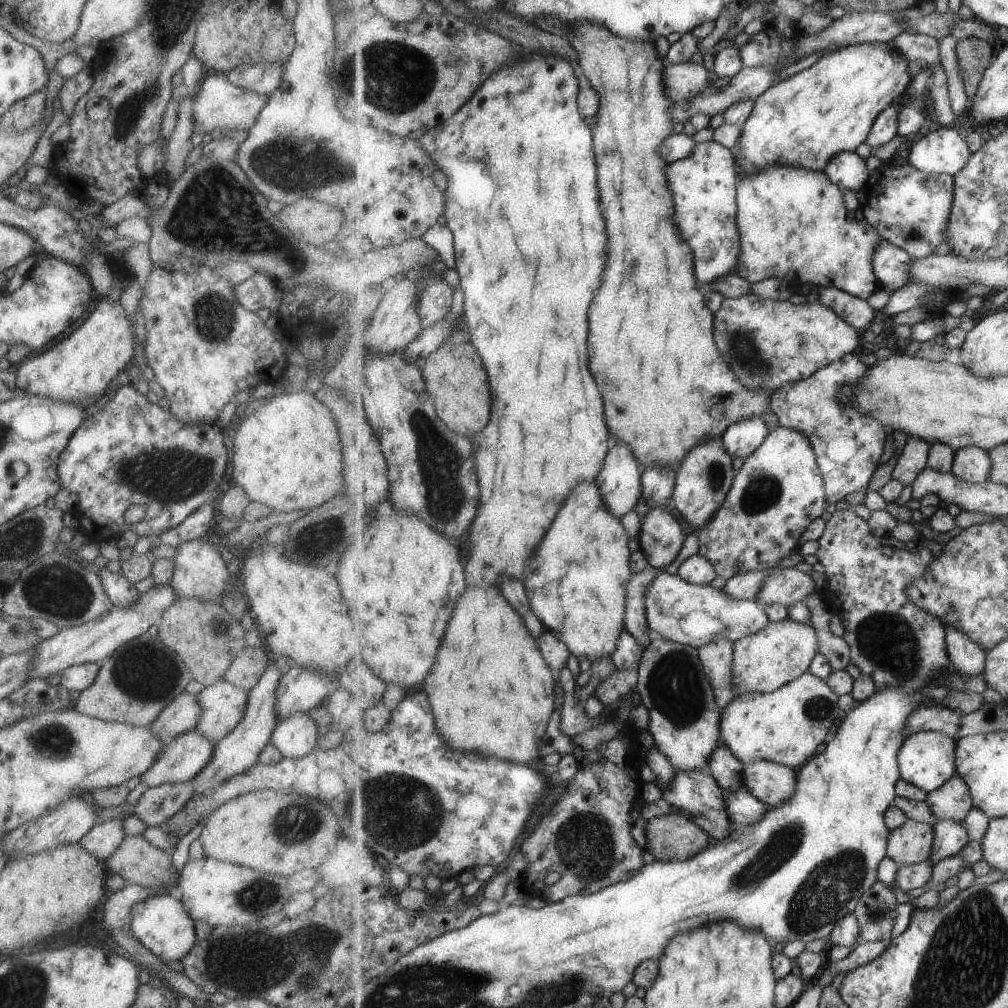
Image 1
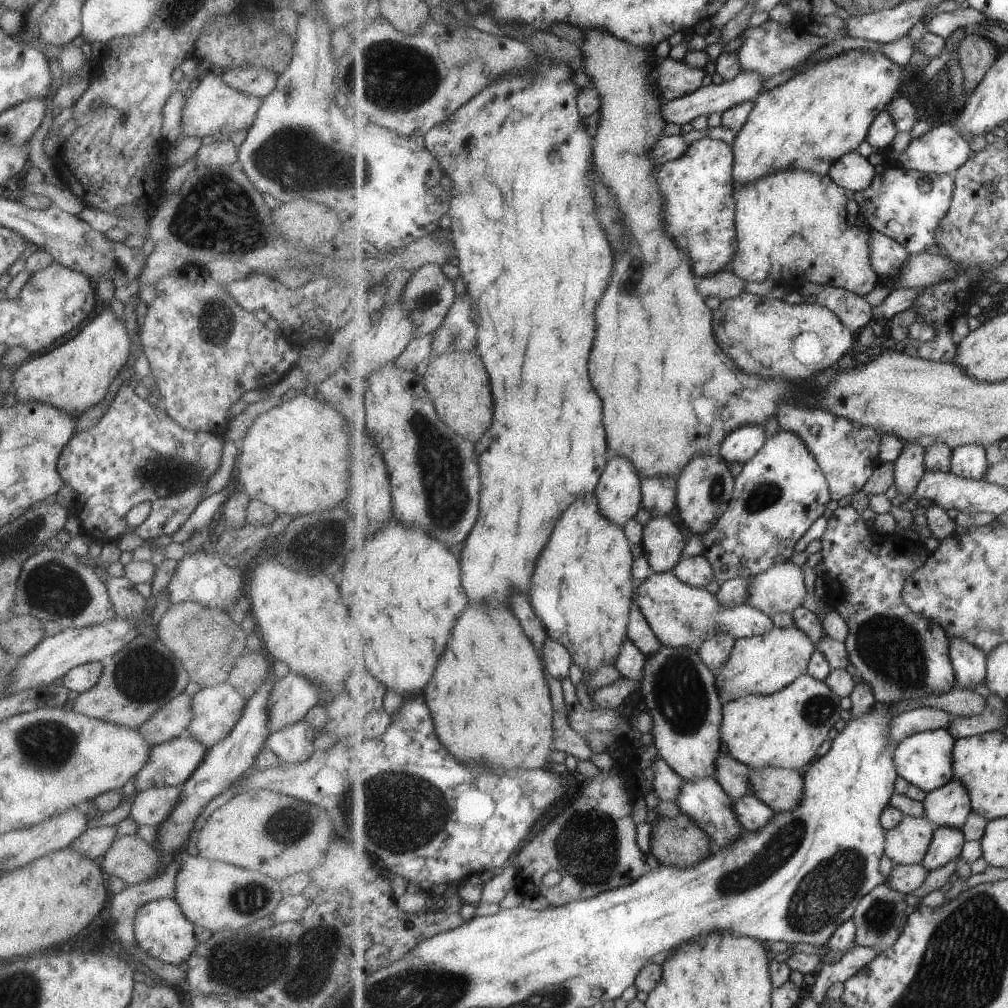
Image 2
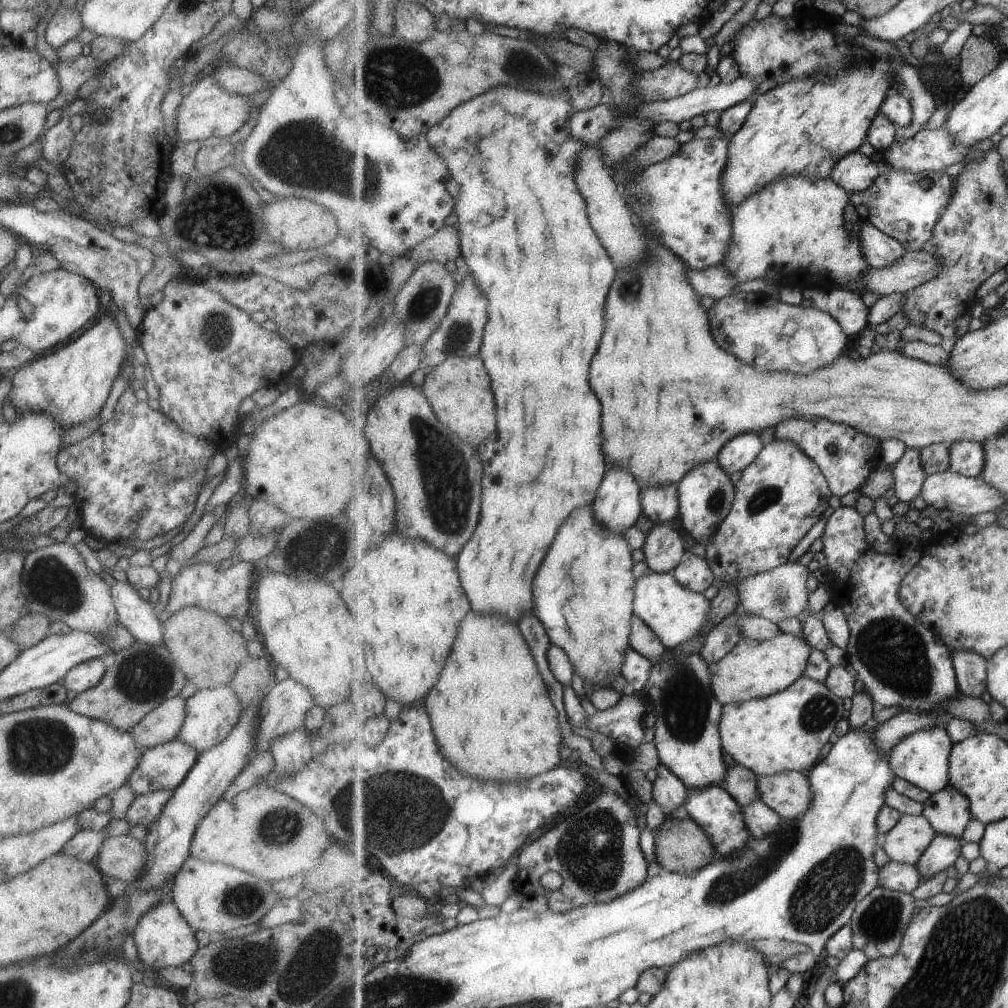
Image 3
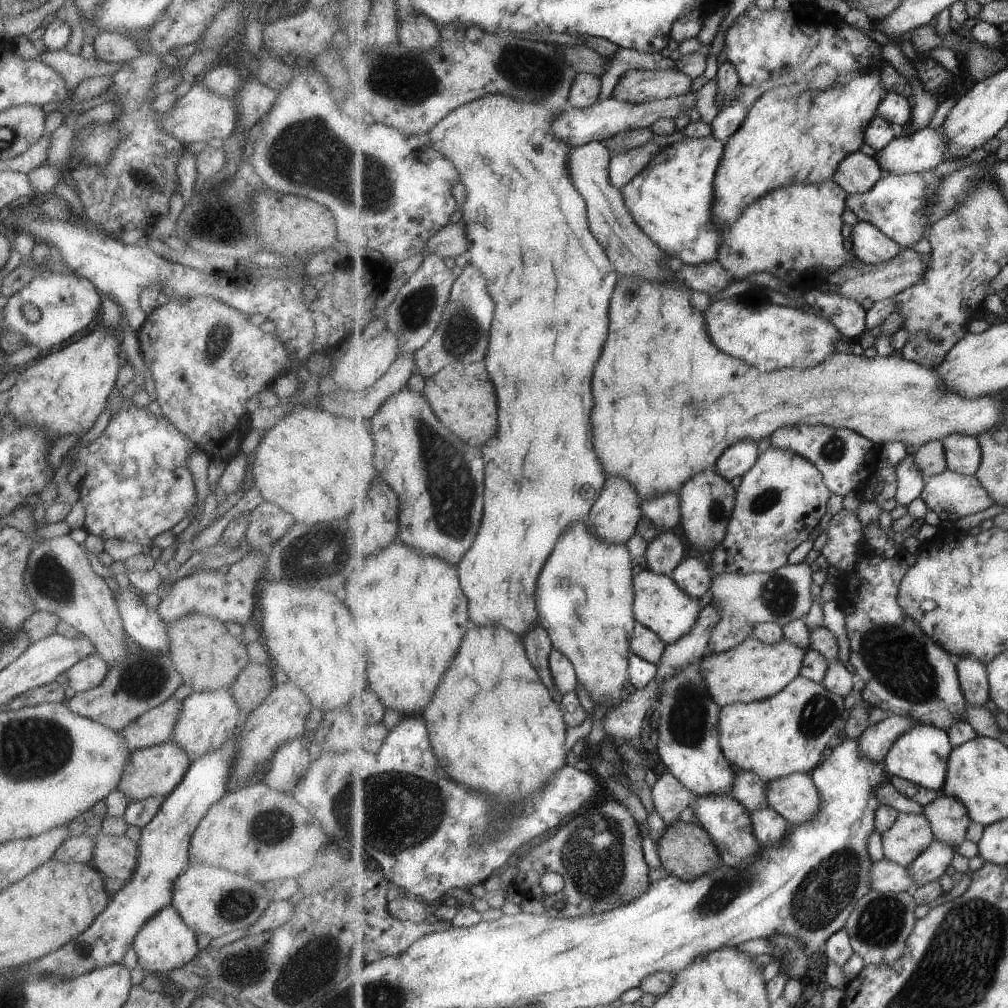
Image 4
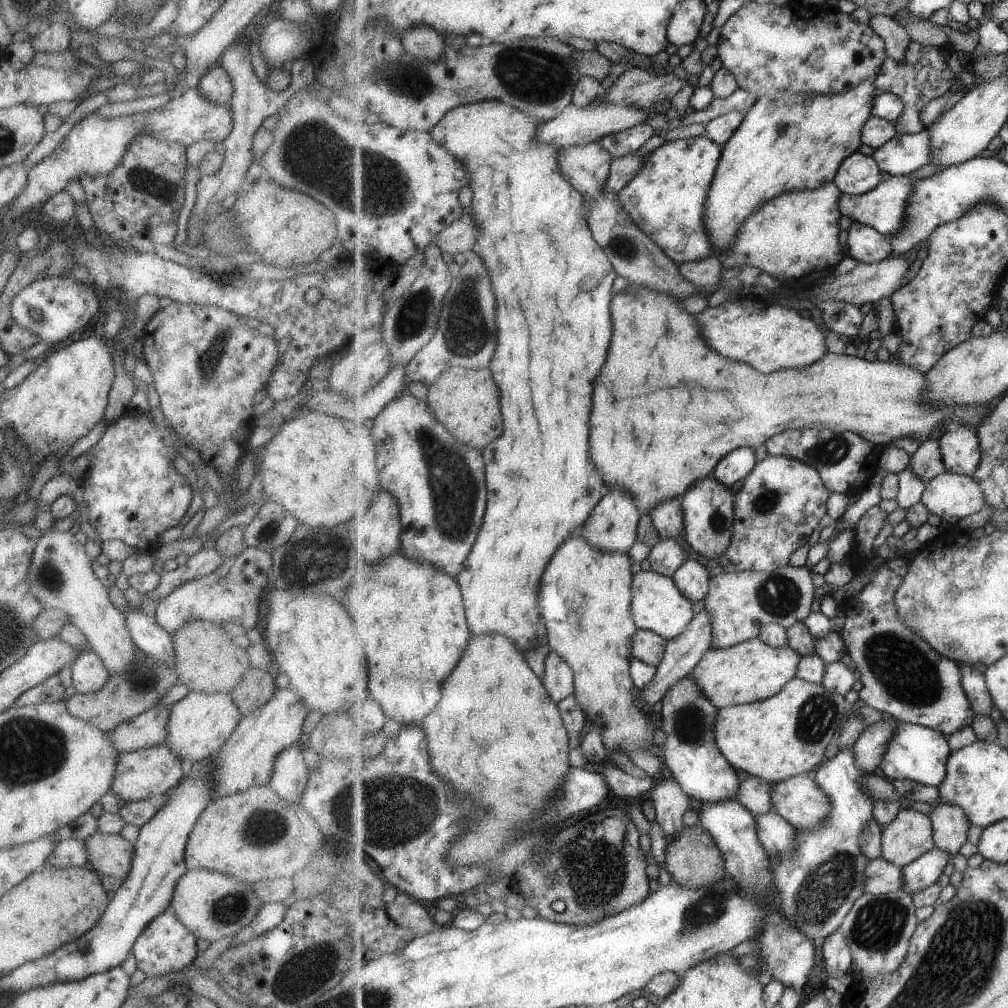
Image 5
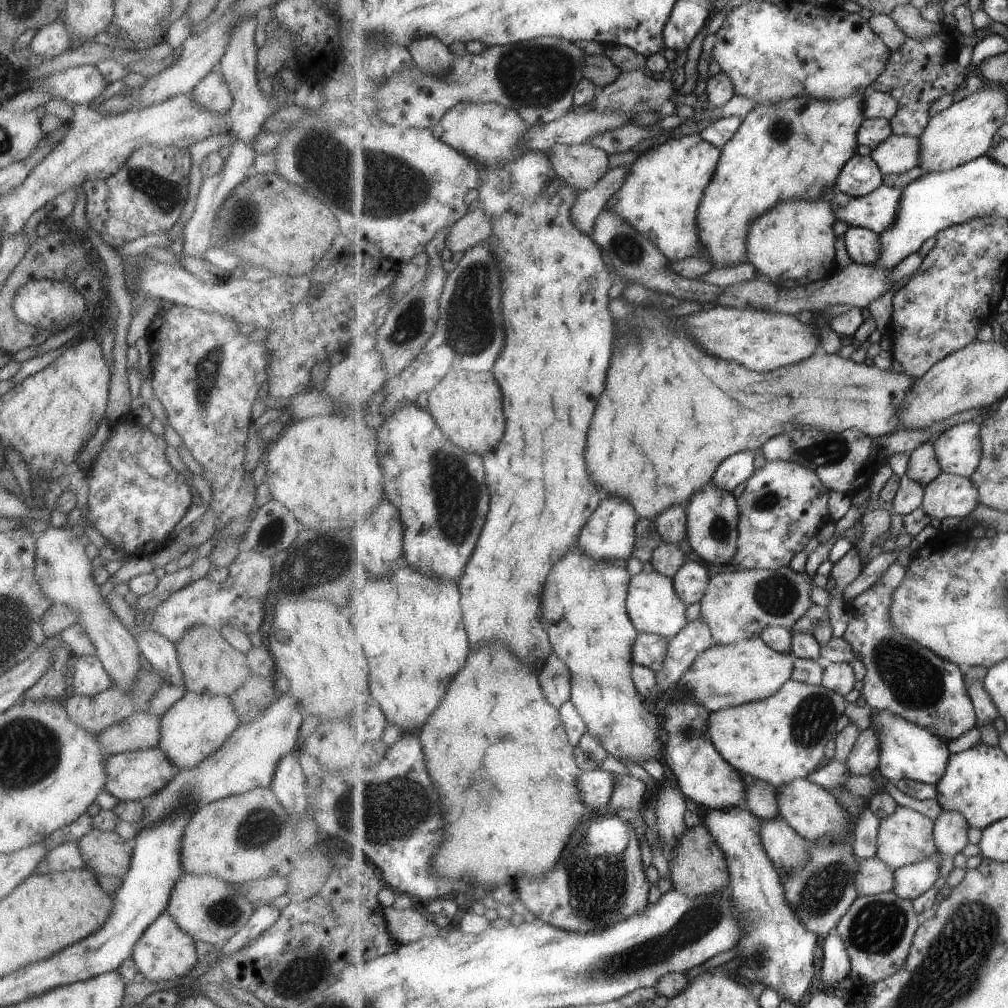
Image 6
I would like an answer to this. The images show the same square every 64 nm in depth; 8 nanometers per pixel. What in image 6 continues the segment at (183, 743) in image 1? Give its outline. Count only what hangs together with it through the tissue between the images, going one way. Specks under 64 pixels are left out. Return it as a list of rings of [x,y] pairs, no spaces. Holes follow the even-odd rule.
[[[158,747],[149,750],[123,751],[109,755],[105,760],[105,784],[103,790],[115,798],[115,801],[143,801],[152,793],[161,790],[173,774],[175,768]]]

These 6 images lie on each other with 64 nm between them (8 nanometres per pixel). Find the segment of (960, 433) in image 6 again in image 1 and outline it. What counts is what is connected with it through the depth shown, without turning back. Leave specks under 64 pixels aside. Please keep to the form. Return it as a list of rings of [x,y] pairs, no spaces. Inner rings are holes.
[[[966,447],[956,452],[952,474],[969,485],[981,485],[990,481],[992,459],[987,451],[978,447]]]

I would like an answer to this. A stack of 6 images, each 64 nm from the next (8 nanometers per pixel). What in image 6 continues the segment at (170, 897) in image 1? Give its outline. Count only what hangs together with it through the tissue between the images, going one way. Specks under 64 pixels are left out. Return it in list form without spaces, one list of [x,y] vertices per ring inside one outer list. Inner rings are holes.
[[[165,911],[161,912],[143,934],[139,936],[130,956],[136,964],[136,969],[143,974],[146,980],[152,982],[176,980],[183,975],[188,975],[193,966],[197,964],[197,954],[193,938],[177,928],[177,924],[169,918]]]

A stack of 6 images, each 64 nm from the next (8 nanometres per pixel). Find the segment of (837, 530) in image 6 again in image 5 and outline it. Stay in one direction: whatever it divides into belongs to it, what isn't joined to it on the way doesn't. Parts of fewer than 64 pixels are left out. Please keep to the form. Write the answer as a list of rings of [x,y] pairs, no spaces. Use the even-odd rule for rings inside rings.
[[[879,468],[875,476],[871,478],[870,484],[863,490],[857,501],[853,502],[843,514],[842,518],[834,523],[834,532],[830,535],[828,540],[822,543],[816,543],[809,550],[807,554],[807,568],[813,571],[816,564],[819,564],[823,558],[828,558],[829,546],[837,536],[837,528],[854,528],[862,514],[871,506],[877,505],[881,500],[880,490],[884,479],[885,470]]]

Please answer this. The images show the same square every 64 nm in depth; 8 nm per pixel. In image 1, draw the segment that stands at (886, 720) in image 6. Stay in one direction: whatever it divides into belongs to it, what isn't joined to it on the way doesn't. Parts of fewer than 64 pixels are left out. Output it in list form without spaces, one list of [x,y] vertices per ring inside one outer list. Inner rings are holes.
[[[922,731],[909,736],[898,757],[902,779],[928,794],[941,789],[958,772],[958,740],[936,731]]]

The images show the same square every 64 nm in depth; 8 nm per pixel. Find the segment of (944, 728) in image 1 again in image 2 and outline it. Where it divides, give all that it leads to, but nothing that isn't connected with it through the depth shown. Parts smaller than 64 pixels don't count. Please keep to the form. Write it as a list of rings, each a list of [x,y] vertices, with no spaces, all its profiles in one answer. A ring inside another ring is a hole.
[[[921,707],[905,711],[900,715],[893,716],[891,740],[899,744],[917,732],[941,728],[947,730],[955,718],[954,714],[933,707]]]

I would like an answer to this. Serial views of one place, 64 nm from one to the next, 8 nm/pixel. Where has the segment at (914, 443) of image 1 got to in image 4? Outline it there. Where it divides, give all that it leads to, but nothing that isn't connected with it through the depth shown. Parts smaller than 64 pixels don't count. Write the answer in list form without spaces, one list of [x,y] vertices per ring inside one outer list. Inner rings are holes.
[[[913,453],[909,454],[909,456],[903,460],[901,466],[896,466],[894,471],[899,482],[895,499],[898,504],[908,507],[910,504],[913,504],[917,498],[922,497],[927,478],[923,472],[919,470]]]

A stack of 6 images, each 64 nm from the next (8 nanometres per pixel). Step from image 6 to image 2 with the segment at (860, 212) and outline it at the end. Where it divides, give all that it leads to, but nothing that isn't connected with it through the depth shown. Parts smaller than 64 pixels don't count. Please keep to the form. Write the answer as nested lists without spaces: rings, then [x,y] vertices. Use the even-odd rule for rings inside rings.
[[[885,163],[873,182],[853,195],[871,230],[877,230],[897,240],[910,254],[921,254],[936,244],[941,221],[947,216],[952,205],[955,186],[956,178],[949,173],[929,174],[909,170],[901,165],[891,167]]]

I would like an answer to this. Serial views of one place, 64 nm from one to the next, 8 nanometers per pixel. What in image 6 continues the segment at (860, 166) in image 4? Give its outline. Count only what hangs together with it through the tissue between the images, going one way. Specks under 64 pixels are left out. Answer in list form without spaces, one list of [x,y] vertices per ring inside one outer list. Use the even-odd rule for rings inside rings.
[[[855,155],[841,170],[836,190],[857,198],[867,196],[883,186],[883,175],[883,171],[871,155]]]

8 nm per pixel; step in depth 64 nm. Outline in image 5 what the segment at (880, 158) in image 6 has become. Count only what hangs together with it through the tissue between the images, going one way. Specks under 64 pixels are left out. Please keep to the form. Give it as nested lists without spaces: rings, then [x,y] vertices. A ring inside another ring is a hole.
[[[925,127],[923,132],[911,135],[897,135],[874,150],[873,156],[883,172],[891,176],[911,174],[927,164],[933,163],[931,134]]]

